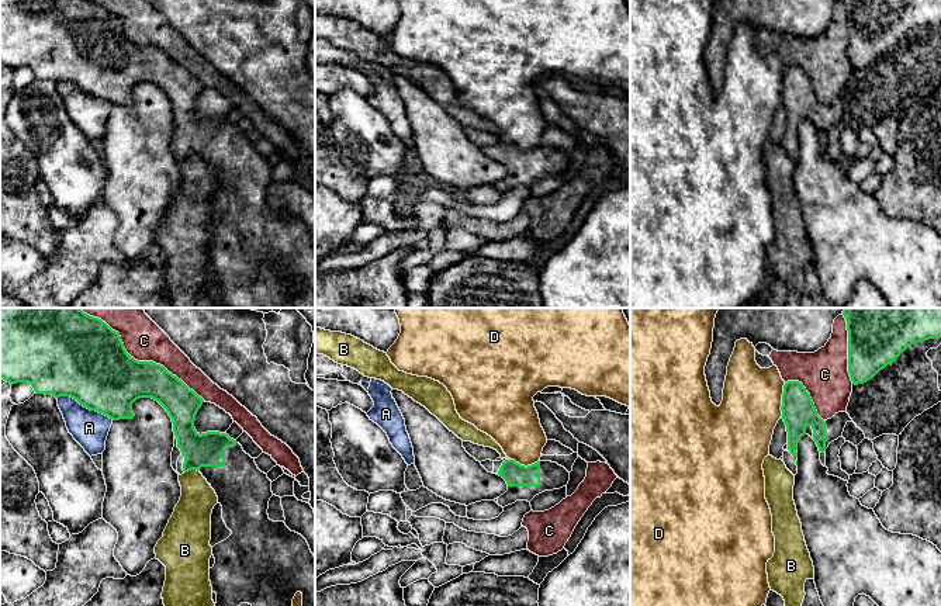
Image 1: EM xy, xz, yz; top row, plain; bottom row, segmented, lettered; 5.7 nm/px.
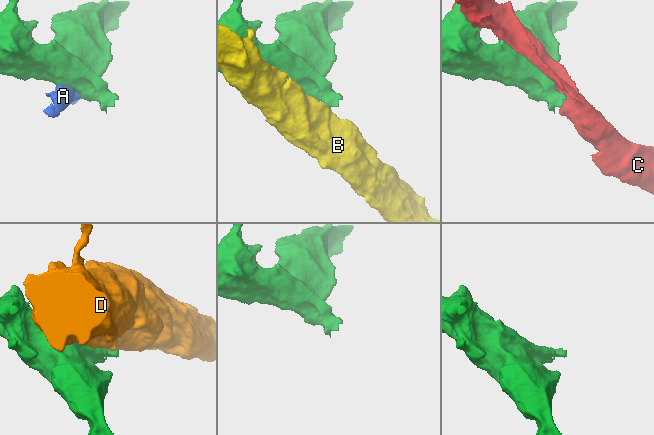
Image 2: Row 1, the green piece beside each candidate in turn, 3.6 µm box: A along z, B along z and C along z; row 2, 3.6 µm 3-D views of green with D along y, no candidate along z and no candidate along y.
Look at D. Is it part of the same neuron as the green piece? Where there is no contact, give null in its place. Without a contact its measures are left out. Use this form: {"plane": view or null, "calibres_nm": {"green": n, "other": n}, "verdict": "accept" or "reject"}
{"plane": "yz", "calibres_nm": {"green": 190, "other": 340}, "verdict": "reject"}

